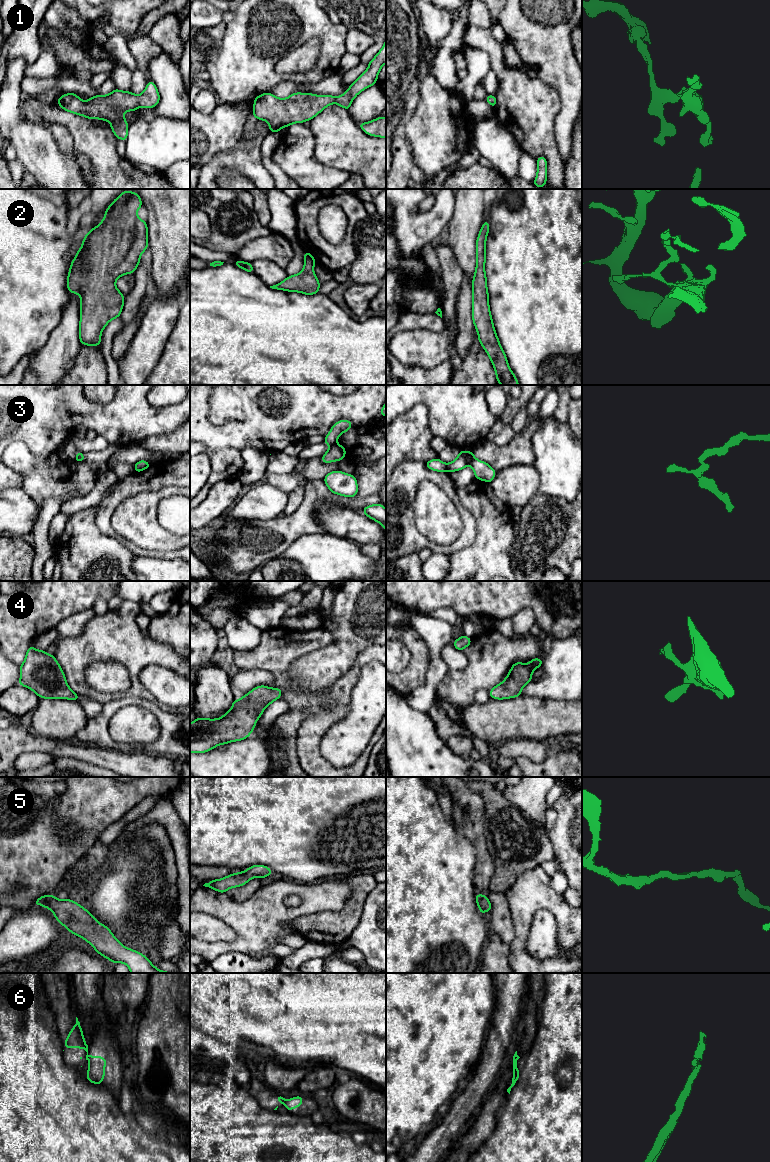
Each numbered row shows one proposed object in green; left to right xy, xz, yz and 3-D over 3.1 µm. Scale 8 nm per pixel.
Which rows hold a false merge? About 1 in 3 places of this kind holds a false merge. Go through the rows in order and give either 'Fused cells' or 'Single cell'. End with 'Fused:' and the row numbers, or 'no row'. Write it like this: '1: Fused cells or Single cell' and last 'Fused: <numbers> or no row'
1: Single cell
2: Single cell
3: Fused cells
4: Single cell
5: Single cell
6: Fused cells
Fused: 3, 6

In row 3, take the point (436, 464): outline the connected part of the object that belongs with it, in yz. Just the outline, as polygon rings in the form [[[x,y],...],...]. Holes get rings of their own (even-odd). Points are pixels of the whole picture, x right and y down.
[[[439,458],[429,460],[425,464],[427,468],[437,472],[445,472],[447,469],[447,464],[442,462]]]

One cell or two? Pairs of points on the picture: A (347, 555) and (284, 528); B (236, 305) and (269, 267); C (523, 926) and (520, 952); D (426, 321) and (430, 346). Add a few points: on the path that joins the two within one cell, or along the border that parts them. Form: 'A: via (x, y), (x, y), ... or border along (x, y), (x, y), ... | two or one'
A: border along (323, 532), (304, 533), (295, 539), (284, 551) | two
B: border along (253, 273), (269, 286) | two
C: via (521, 932), (520, 946) | one
D: border along (446, 325), (441, 332), (426, 329), (404, 331) | two

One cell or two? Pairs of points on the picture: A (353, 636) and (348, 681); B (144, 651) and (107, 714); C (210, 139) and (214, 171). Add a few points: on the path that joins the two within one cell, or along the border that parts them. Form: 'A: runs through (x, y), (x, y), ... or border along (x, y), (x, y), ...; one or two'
A: border along (363, 649), (356, 657), (354, 663), (332, 684); two
B: border along (138, 697), (112, 699), (102, 705); two
C: border along (234, 149), (219, 151), (200, 169); two

